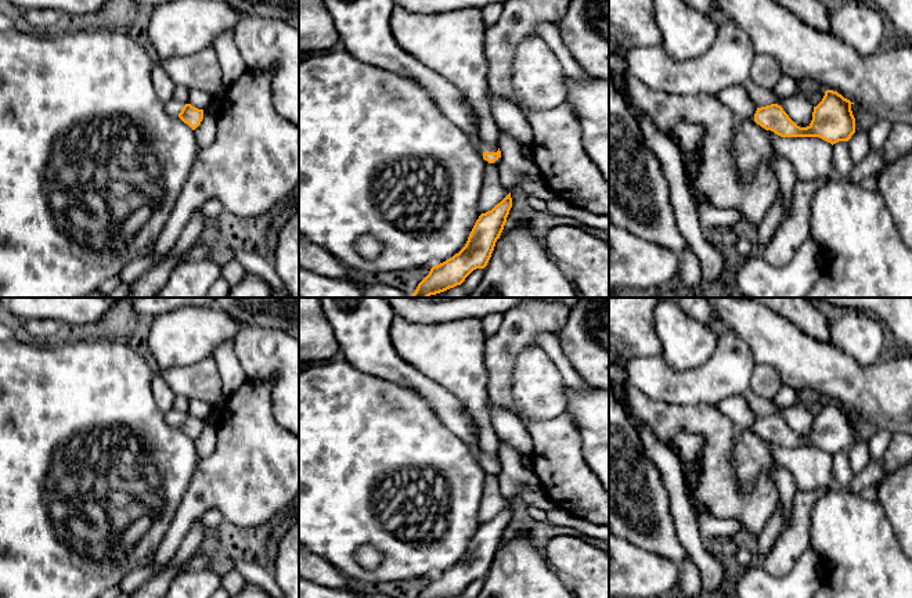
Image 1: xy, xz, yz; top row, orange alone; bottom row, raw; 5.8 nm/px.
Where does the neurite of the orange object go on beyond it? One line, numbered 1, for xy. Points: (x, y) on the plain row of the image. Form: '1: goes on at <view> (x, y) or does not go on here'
1: goes on at xy (173, 418)

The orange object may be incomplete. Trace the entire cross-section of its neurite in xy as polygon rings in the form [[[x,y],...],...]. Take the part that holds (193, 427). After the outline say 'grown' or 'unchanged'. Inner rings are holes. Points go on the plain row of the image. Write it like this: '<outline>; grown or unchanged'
[[[173,408],[165,414],[165,421],[170,426],[180,428],[192,440],[195,440],[203,429],[203,419],[198,419],[188,413],[180,413]]]; grown

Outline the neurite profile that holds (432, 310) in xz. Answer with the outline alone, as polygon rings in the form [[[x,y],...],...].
[[[383,298],[396,311],[397,316],[408,321],[421,321],[428,324],[437,324],[454,320],[482,320],[489,314],[504,314],[509,309],[518,306],[525,300],[537,300],[547,303],[562,303],[567,309],[576,306],[584,298]]]

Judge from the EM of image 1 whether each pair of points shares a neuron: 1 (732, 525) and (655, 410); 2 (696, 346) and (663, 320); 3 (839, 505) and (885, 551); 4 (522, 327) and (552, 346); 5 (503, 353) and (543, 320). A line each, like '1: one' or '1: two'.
1: two
2: one
3: one
4: two
5: one

